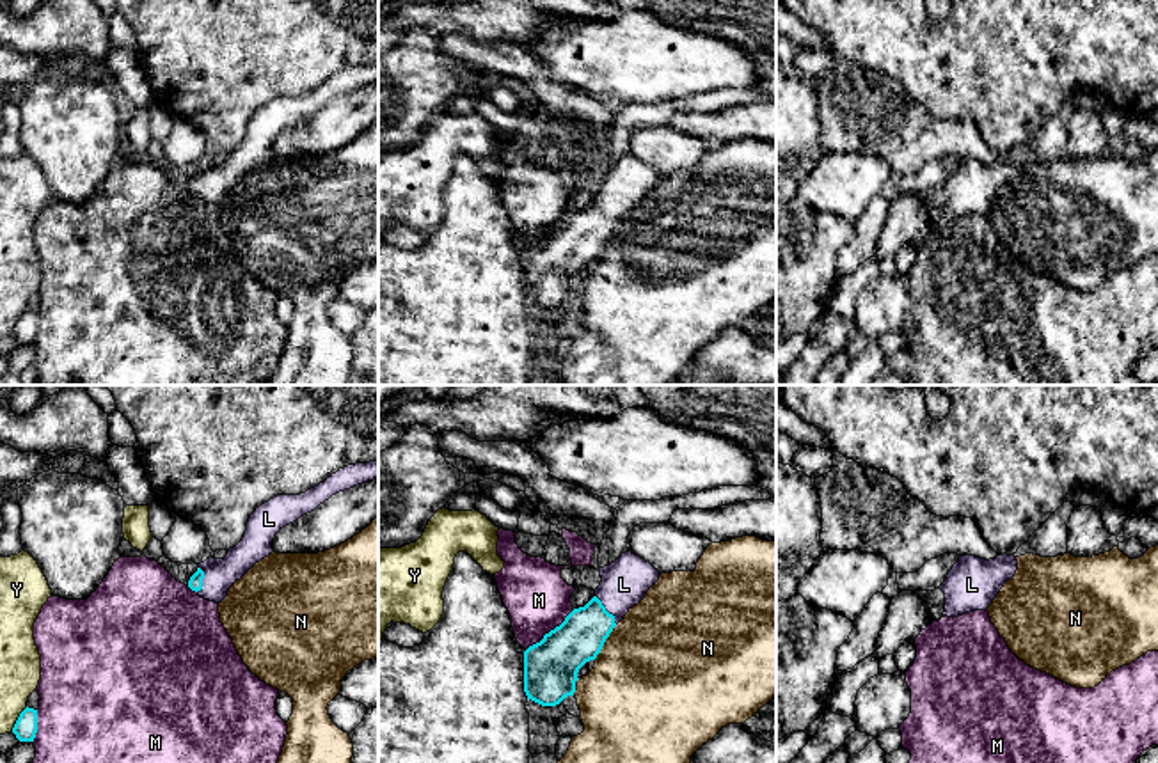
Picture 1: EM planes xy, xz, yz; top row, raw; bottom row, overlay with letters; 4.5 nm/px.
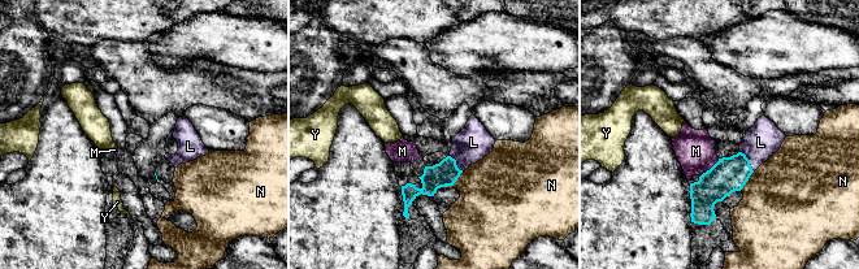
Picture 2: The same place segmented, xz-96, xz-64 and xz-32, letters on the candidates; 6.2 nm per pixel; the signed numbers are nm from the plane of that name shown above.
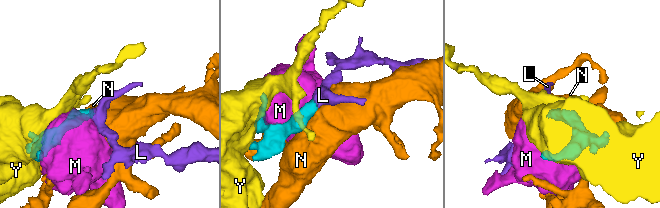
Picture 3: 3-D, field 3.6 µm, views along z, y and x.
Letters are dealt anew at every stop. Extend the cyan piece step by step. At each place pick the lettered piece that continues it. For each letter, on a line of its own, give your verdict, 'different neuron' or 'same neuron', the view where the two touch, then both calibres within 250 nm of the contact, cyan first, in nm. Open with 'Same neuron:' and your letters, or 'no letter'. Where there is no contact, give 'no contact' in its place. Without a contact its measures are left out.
Same neuron: L
L: same neuron; meets cyan in xz; 220 nm thick on the cyan side, 220 nm on the other
M: different neuron; meets cyan in xz; 240 nm thick on the cyan side, 280 nm on the other
N: different neuron; meets cyan in xz; 220 nm thick on the cyan side, 500 nm on the other
Y: different neuron; meets cyan in xy; 110 nm thick on the cyan side, 190 nm on the other

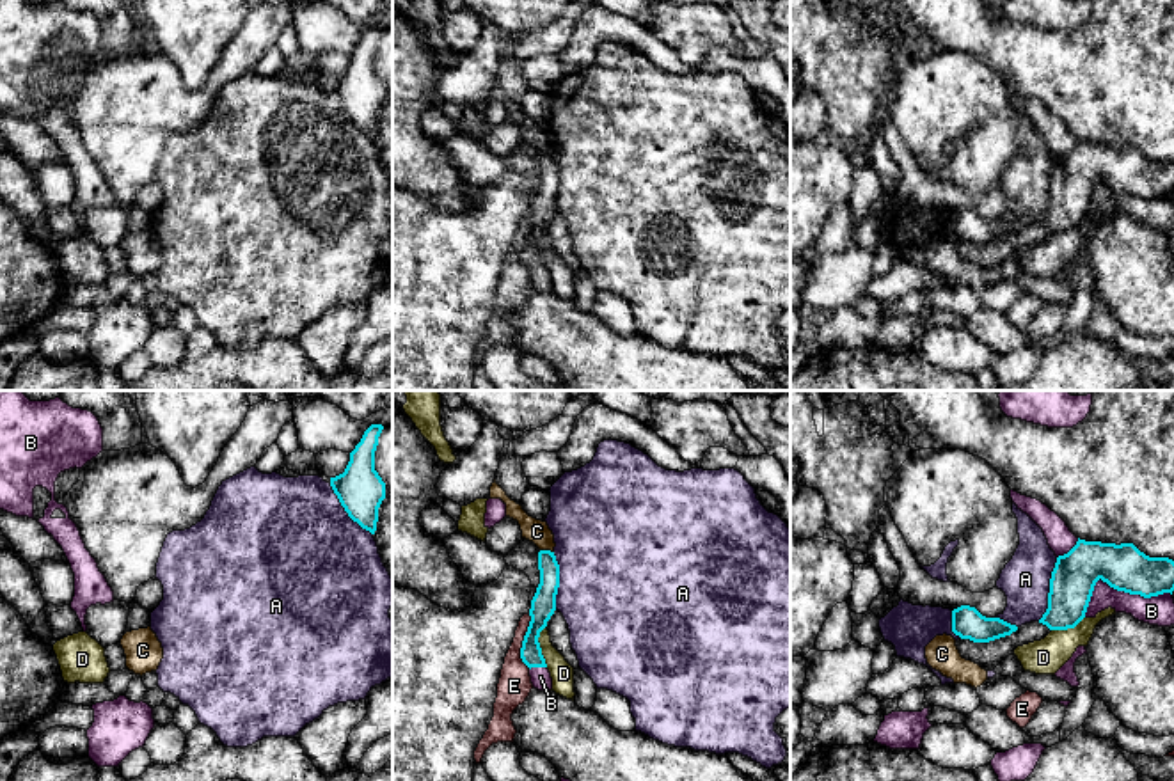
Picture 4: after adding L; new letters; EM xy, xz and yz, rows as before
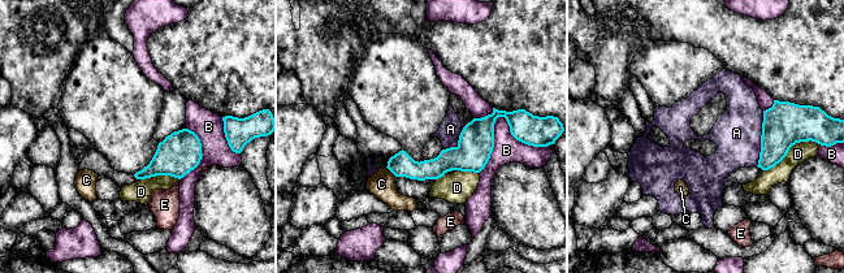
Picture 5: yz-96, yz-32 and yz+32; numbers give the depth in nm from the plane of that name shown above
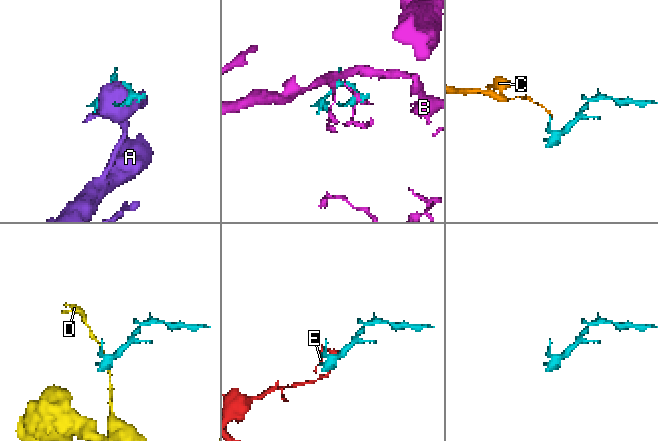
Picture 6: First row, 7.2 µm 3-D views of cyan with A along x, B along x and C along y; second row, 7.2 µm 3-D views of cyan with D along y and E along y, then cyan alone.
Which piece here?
Same neuron: no letter
A: different neuron; meets cyan in yz; 200 nm thick on the cyan side, 220 nm on the other
B: different neuron; meets cyan in yz; 220 nm thick on the cyan side, 130 nm on the other
C: different neuron; meets cyan in xz; 110 nm thick on the cyan side, 110 nm on the other
D: different neuron; meets cyan in xz; 110 nm thick on the cyan side, 110 nm on the other
E: different neuron; meets cyan in xz; 110 nm thick on the cyan side, 150 nm on the other

